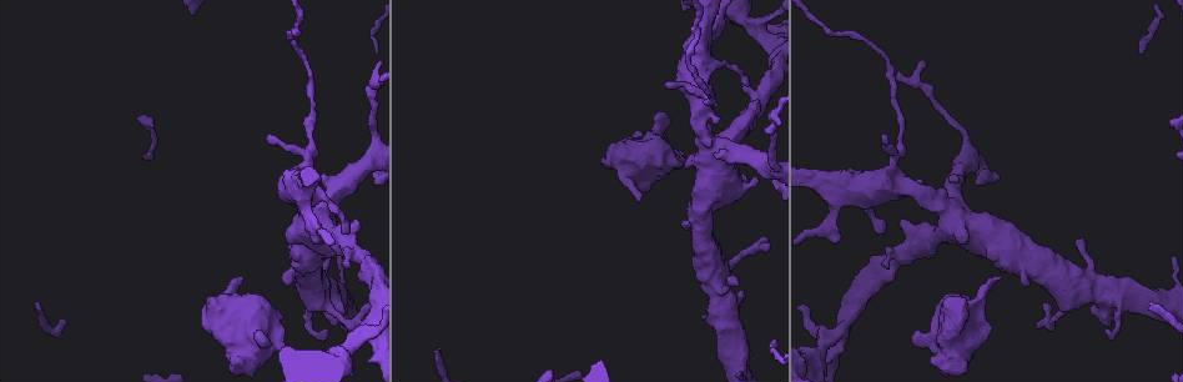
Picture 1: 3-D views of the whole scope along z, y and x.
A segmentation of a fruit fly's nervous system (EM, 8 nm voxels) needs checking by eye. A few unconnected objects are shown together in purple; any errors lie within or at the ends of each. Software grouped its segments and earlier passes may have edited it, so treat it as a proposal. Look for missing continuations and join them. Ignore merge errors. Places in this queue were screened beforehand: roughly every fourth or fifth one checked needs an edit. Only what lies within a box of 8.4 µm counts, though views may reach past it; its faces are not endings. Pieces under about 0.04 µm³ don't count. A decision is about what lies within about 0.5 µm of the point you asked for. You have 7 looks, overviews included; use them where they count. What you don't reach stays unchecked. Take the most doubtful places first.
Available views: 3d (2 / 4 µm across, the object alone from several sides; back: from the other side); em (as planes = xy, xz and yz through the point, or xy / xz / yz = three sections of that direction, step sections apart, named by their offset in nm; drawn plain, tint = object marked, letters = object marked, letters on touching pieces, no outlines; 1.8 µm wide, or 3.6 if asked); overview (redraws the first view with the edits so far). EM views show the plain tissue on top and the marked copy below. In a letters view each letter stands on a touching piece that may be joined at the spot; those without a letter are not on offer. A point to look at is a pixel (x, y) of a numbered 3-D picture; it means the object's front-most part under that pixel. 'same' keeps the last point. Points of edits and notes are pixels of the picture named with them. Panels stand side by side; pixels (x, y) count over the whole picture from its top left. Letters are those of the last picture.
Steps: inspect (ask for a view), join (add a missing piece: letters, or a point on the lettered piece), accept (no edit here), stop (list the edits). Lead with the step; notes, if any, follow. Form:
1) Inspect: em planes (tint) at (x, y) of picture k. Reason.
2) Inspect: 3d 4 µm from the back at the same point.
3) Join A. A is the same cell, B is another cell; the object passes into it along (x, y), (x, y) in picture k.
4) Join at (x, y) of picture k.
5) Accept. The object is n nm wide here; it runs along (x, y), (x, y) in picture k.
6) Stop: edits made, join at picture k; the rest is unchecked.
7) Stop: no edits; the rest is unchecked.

Inspect: em planes (letters) at (637, 201) of picture 1. An open end.

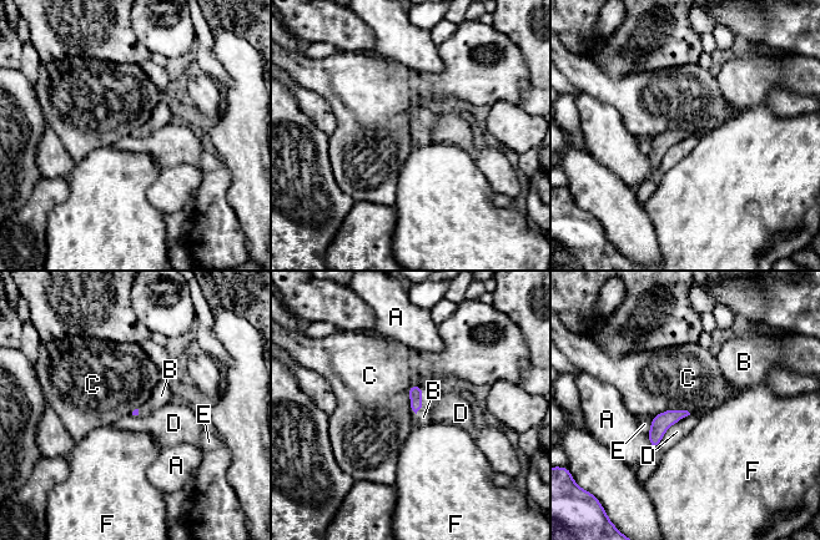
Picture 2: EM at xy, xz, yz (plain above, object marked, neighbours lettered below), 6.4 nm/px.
Join B. B is the same cell, A, C, D, E and F are other cells; the object passes into it along (414, 392), (421, 402), (423, 417) in picture 2; it goes on there.

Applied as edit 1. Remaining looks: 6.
Inspect: 3d 4 µm from the back at (1083, 240) of picture 1. An open end.

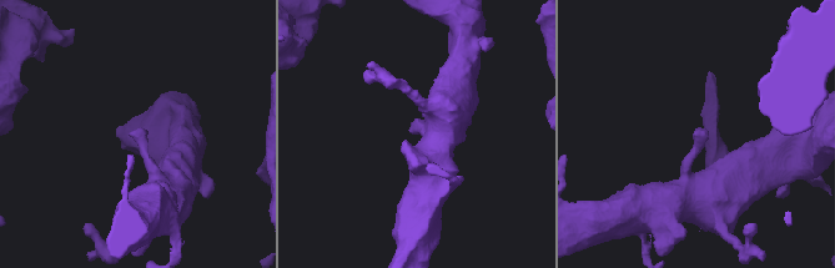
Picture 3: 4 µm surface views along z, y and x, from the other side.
Inspect: em planes (letters) at (696, 128) of picture 3.

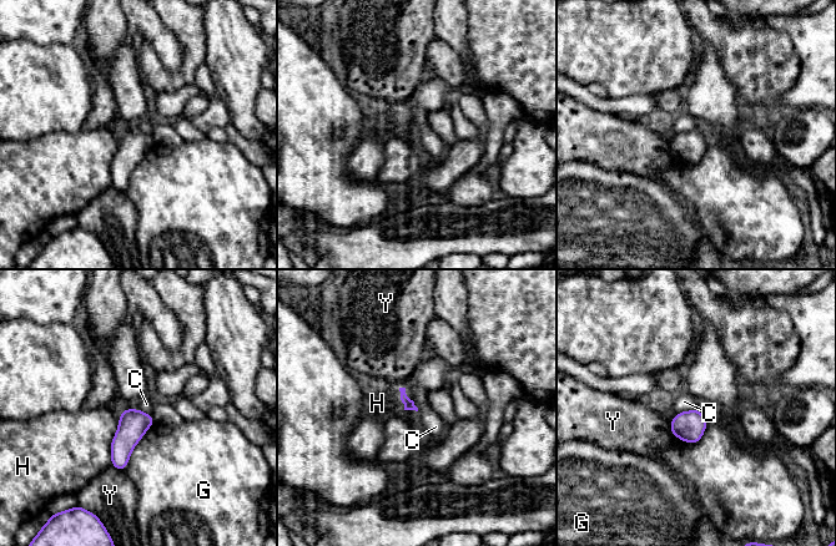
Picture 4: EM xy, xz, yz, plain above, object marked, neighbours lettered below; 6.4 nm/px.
Accept. C, G, H and Y are other cells; a border runs along (404, 387), (404, 393), (418, 410) in picture 4; no lettered piece goes on from it.

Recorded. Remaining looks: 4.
Inspect: 3d 2 µm at (758, 179) of picture 1. Thick end.

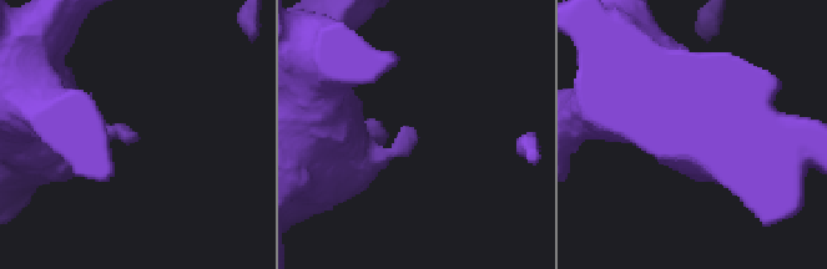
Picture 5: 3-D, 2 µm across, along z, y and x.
Inspect: em planes (letters) at (138, 138) of picture 5.

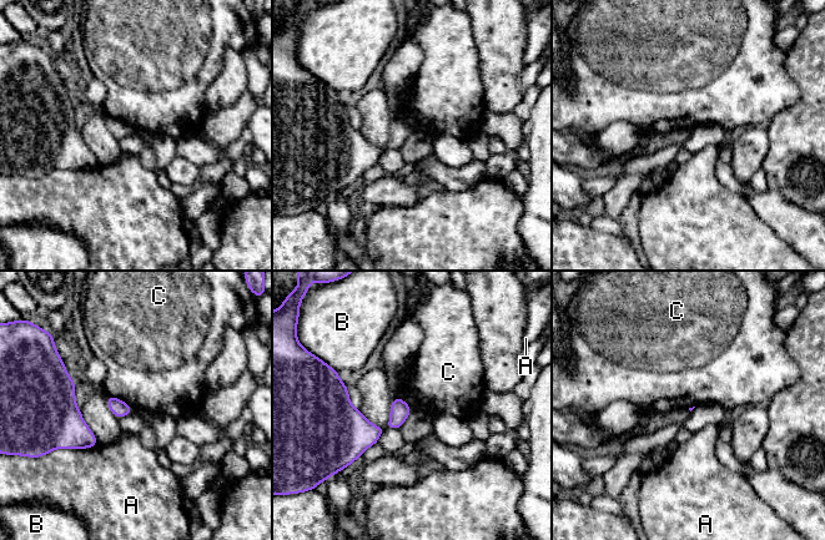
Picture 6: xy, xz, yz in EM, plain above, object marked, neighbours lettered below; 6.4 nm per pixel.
Accept. A, B and C are other cells; a border runs along (107, 394), (120, 398), (134, 408) in picture 6; none of them fits.

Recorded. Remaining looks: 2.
Stop: edits made, join at picture 2; the rest is unchecked.

